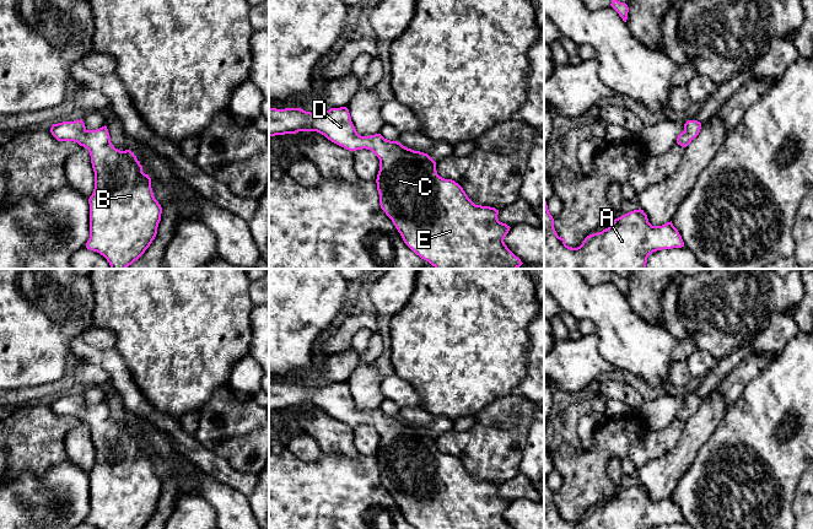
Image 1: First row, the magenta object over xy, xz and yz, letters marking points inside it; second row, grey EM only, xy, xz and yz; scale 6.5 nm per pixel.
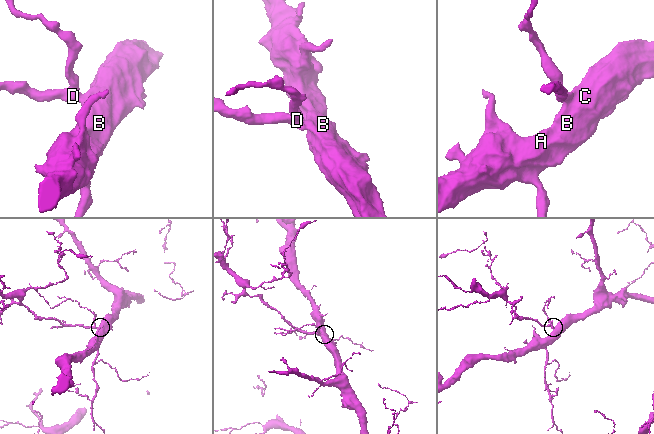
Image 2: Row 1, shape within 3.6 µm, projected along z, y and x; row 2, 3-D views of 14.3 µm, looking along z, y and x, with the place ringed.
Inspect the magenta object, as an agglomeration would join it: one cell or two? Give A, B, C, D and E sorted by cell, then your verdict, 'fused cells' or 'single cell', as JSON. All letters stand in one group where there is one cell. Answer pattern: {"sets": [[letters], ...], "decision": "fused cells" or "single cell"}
{"sets": [["A", "B", "C", "D", "E"]], "decision": "single cell"}

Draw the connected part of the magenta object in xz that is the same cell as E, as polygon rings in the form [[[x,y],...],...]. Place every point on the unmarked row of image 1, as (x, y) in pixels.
[[[346,382],[321,388],[269,383],[269,411],[298,406],[317,406],[349,426],[366,423],[378,432],[376,458],[381,484],[415,529],[513,529],[504,517],[511,502],[499,496],[499,485],[475,480],[458,458],[440,452],[436,437],[427,428],[387,415],[381,409],[359,410]]]

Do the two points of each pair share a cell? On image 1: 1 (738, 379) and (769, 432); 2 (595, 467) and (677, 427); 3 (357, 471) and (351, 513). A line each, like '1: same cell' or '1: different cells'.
1: different cells
2: same cell
3: same cell

